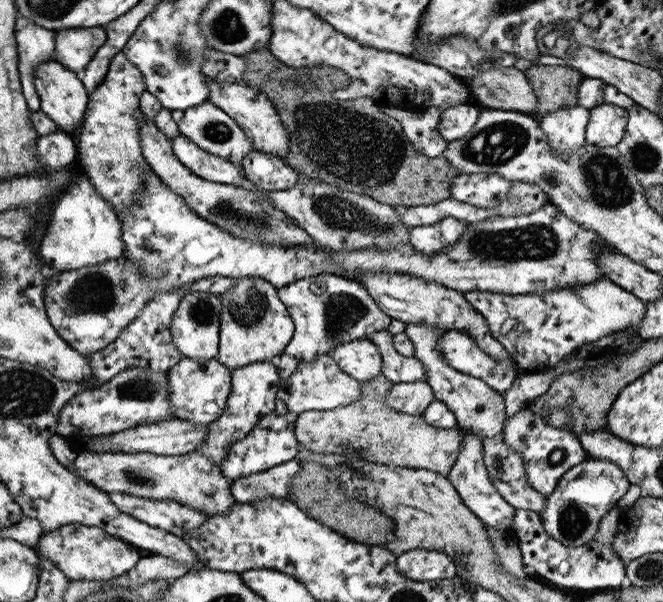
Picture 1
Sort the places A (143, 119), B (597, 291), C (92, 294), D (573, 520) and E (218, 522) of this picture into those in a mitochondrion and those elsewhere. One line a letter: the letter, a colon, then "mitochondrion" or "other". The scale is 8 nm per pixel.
A: other
B: other
C: mitochondrion
D: mitochondrion
E: other

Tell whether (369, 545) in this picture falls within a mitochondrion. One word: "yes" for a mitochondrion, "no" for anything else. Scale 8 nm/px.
no

